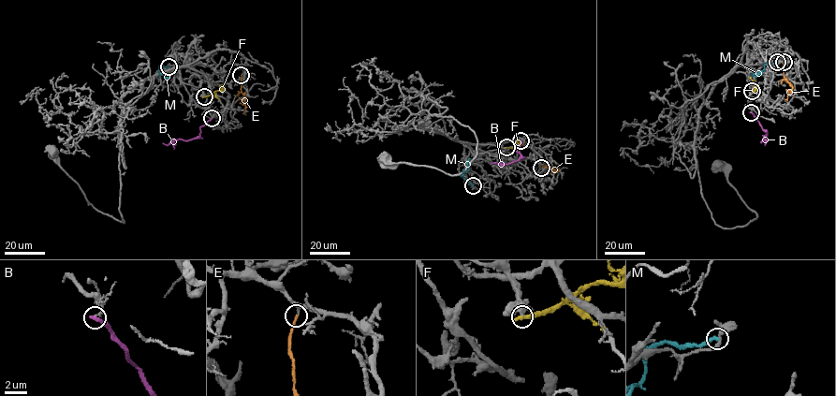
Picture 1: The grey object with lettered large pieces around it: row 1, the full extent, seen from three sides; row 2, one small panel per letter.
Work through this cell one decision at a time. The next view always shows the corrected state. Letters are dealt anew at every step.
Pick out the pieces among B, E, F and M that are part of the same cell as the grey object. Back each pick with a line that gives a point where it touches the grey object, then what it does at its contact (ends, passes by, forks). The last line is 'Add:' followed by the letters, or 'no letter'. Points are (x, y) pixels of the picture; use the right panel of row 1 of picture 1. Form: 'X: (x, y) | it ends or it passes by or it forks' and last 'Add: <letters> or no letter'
E: (784, 62) | it ends
Add: E

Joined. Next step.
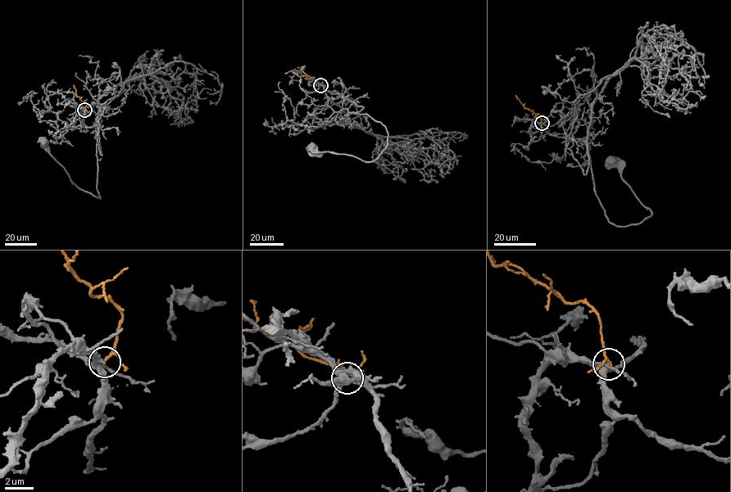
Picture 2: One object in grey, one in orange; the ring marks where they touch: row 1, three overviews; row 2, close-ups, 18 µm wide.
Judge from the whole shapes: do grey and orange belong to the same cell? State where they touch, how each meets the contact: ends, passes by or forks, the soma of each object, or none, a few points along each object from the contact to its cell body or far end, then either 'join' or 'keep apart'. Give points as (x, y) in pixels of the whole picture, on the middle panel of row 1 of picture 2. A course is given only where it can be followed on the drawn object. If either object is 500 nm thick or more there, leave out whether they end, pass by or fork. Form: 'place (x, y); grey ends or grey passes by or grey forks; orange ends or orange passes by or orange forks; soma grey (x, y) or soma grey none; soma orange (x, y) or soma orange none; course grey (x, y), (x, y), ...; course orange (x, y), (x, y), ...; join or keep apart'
place (320, 85); grey forks; orange passes by; soma grey (312, 147); soma orange none; course grey (320, 85), (335, 111), (346, 109), (367, 114), (385, 127), (387, 146), (374, 160), (366, 162), (313, 147); course orange (320, 85), (295, 70); keep apart

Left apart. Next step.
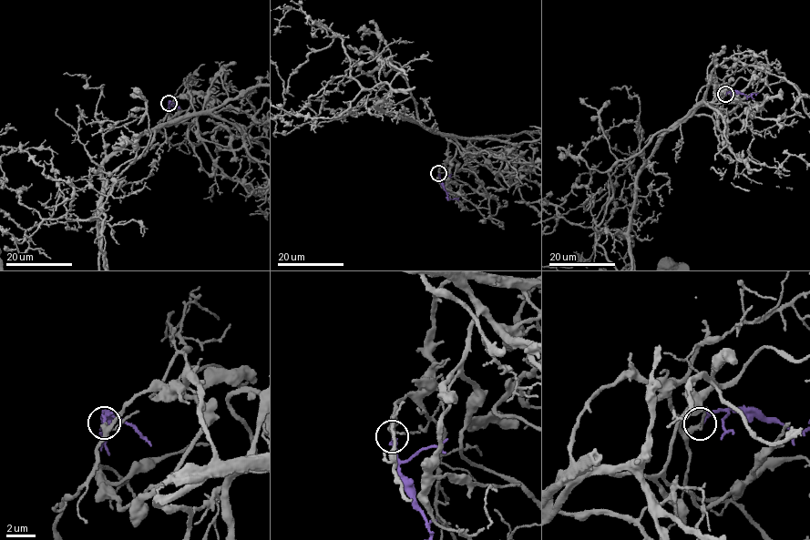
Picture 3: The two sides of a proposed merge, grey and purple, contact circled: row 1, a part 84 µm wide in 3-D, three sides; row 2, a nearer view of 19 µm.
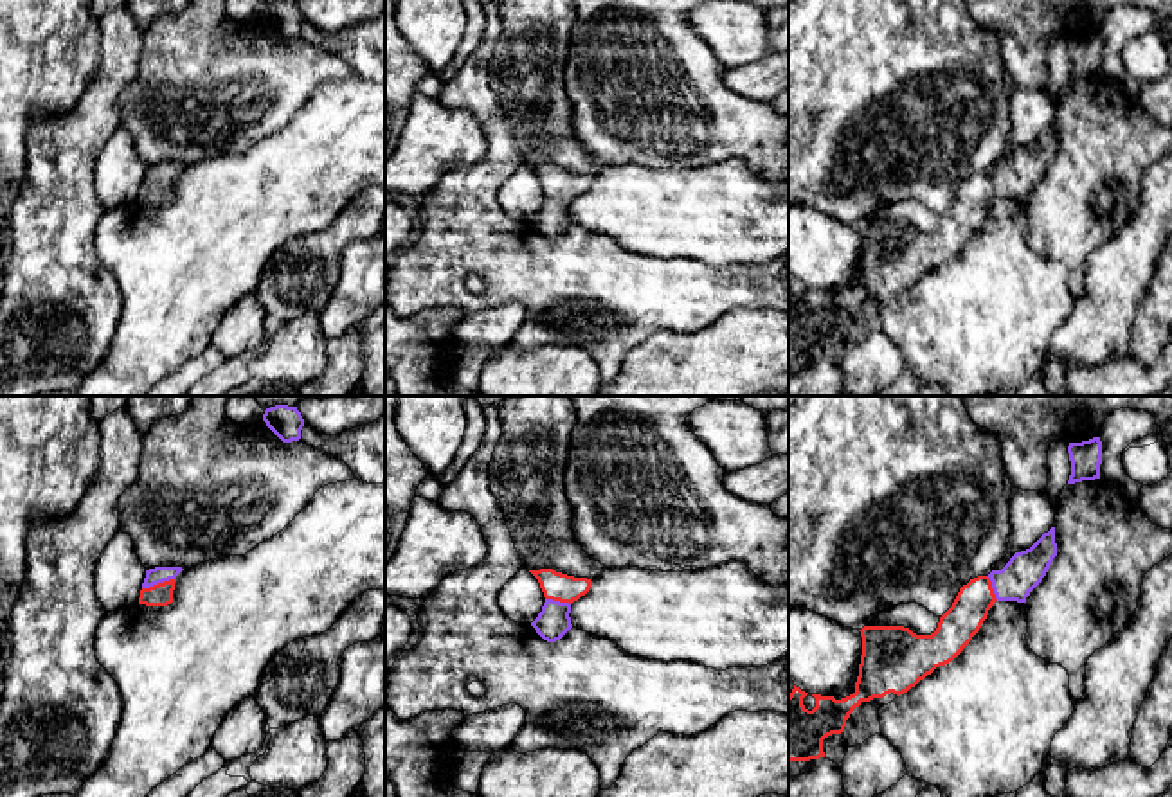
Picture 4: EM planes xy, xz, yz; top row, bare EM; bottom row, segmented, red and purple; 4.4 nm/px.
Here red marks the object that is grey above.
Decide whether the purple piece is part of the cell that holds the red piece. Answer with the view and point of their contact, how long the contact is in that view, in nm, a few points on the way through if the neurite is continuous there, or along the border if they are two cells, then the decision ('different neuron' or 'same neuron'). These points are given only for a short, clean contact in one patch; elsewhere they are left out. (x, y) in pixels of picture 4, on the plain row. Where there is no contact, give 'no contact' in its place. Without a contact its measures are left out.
meets red in xy at (159, 180); contact 150 nm long; runs through xy (161, 191), (159, 180), (159, 171); same neuron

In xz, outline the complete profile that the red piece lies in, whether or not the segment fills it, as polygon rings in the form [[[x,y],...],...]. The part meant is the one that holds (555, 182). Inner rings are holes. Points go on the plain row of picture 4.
[[[553,166],[529,167],[540,180],[545,200],[531,219],[536,230],[547,237],[560,237],[571,225],[571,201],[585,193],[592,182],[587,175],[574,175]]]

